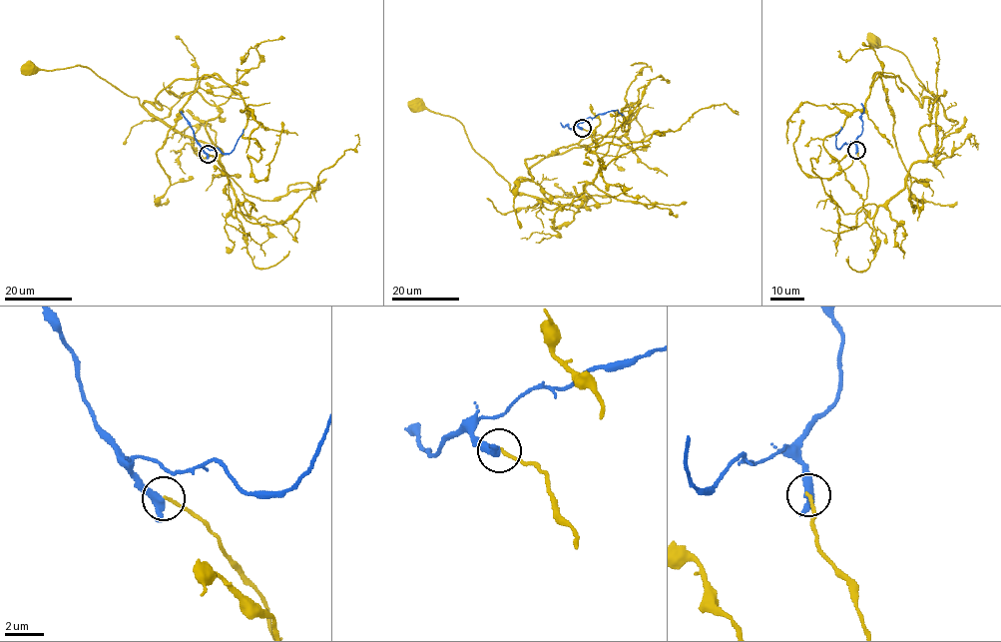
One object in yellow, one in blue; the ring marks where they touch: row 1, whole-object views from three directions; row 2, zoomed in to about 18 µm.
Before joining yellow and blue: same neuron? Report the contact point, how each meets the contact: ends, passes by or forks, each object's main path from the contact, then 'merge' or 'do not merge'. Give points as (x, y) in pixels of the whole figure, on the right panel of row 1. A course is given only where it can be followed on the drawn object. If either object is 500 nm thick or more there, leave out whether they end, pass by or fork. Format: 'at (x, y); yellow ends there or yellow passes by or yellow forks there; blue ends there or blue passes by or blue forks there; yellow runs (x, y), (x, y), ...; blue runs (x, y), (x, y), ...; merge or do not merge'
at (856, 150); yellow ends there; blue passes by; yellow runs (856, 149), (868, 179), (863, 208), (871, 218), (938, 143), (938, 104), (904, 54), (872, 40); blue runs (856, 150), (853, 141), (839, 149), (836, 147), (835, 136), (840, 127); do not merge

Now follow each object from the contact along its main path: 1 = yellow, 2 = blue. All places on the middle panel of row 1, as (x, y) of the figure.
1: (582, 128), (597, 145), (600, 170), (578, 206), (556, 205), (512, 193), (459, 121), (415, 104)
2: (582, 128), (578, 125), (580, 123), (608, 111), (616, 110), (623, 114)

